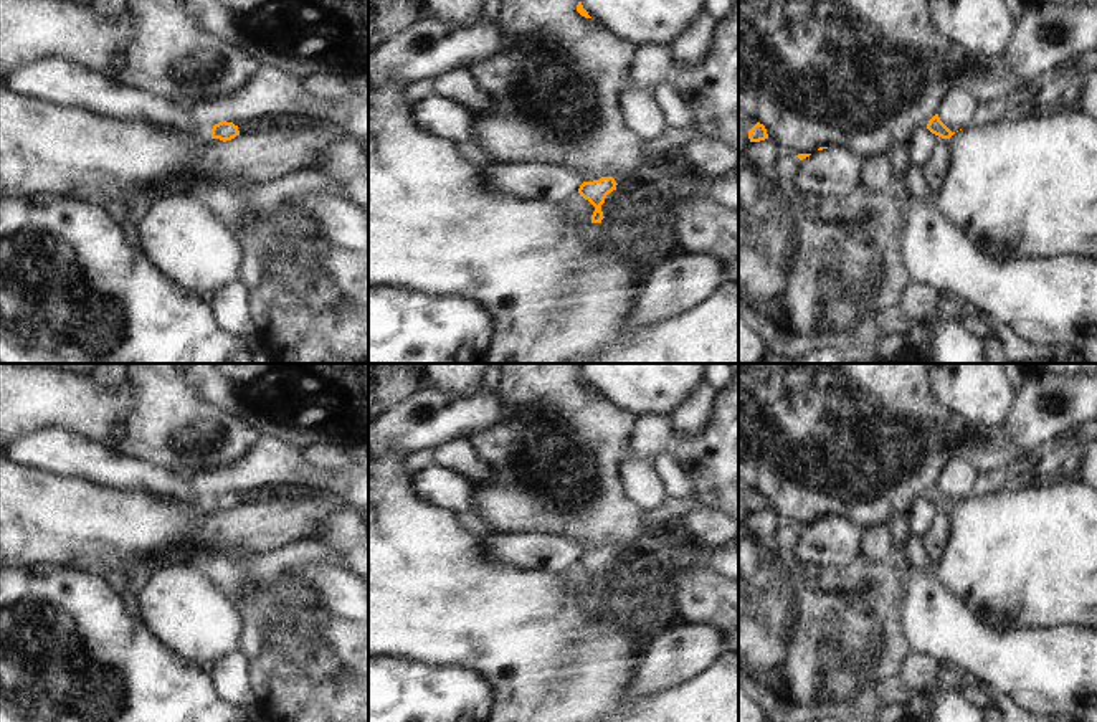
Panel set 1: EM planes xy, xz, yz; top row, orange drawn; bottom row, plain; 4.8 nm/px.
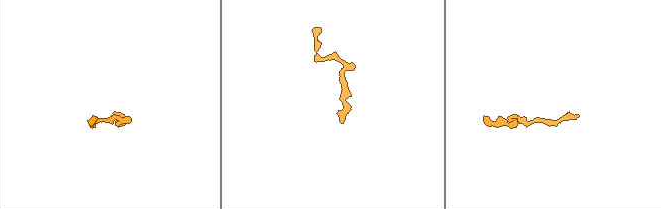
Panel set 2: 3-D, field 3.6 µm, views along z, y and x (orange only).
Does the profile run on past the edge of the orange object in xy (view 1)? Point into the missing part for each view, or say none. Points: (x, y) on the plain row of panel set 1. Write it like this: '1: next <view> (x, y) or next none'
1: next none

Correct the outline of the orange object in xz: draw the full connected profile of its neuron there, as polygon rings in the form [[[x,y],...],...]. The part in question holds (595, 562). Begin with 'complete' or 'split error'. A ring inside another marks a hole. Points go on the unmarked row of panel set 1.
split error | [[[601,547],[600,550],[583,552],[578,558],[578,563],[595,577],[591,591],[582,598],[580,605],[580,611],[586,618],[596,615],[600,610],[598,603],[601,598],[601,590],[605,588],[601,575],[605,573],[606,565],[616,560],[616,555],[618,553],[613,547]]]

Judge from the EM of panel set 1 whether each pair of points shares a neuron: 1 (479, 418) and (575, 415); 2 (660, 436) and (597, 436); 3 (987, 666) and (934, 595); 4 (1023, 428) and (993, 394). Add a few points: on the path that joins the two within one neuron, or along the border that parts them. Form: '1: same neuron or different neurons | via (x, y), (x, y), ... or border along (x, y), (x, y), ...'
1: different neurons | border along (496, 392), (506, 407), (506, 415), (471, 435)
2: different neurons | border along (636, 418), (631, 428), (630, 451)
3: same neuron | via (972, 648), (937, 613)
4: different neurons | border along (1016, 394), (1015, 405), (1002, 427)

